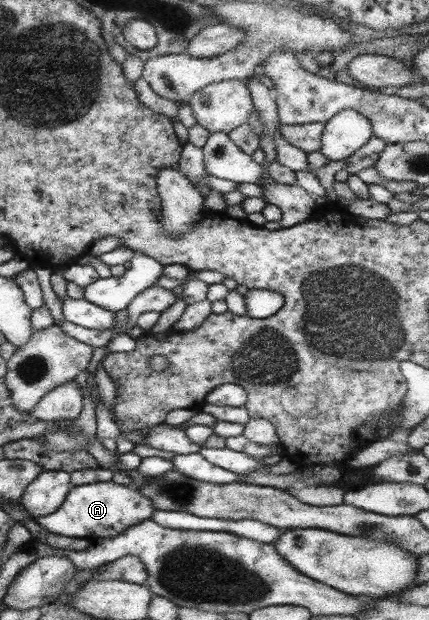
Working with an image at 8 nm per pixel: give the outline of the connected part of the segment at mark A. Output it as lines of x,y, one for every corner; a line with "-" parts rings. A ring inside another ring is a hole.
111,481
92,482
72,487
60,508
50,515
36,517
34,520
50,535
91,540
113,538
126,528
149,520
154,510
152,502
131,486
122,486

